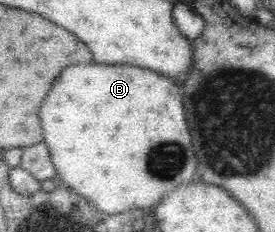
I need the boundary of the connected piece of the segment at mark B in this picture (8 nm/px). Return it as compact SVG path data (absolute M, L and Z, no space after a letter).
M134 65L66 66L40 106L40 124L57 181L102 213L118 214L132 209L149 211L162 202L170 190L192 182L196 158L178 88L172 78L154 70Z

